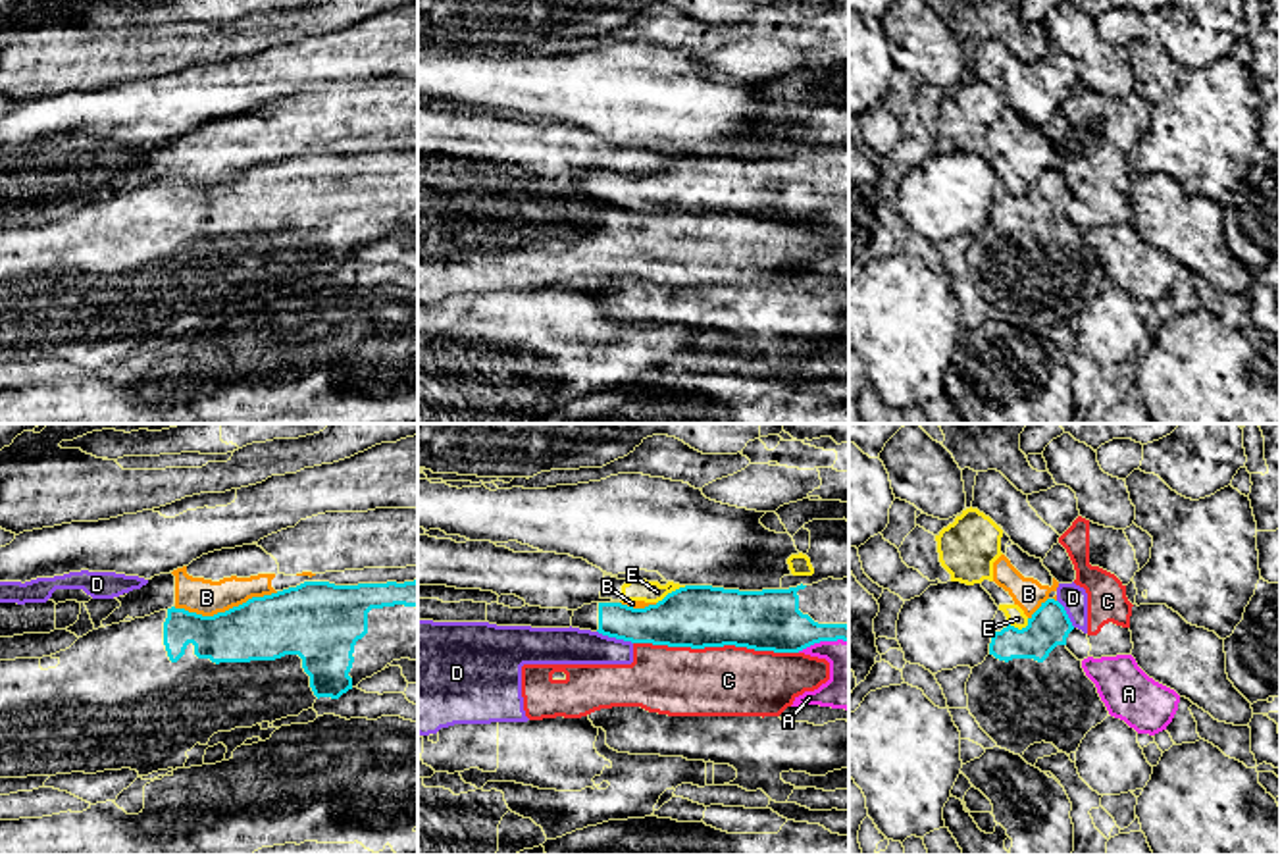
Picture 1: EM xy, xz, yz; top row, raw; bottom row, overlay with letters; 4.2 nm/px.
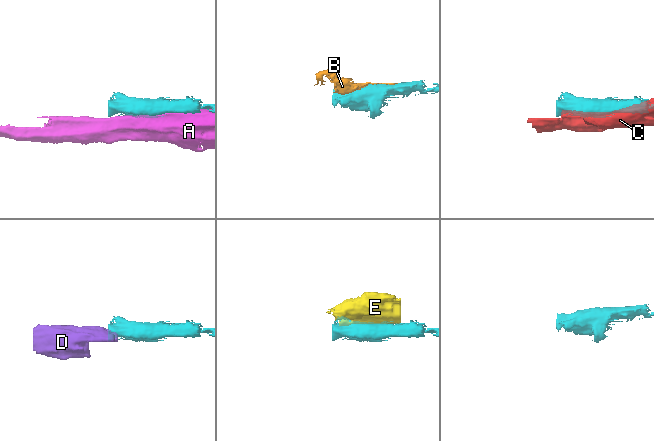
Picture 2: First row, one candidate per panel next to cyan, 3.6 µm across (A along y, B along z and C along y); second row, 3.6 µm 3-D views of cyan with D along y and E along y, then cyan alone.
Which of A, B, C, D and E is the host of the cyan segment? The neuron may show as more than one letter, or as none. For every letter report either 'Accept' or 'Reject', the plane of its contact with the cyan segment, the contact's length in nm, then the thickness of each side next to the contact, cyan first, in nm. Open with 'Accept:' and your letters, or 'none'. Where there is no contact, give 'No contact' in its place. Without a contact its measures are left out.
Accept: none
A: Reject. Touches cyan in xz. Shared border 220 nm. Thickness 260 nm (cyan) against 180 nm
B: Reject. Touches cyan in xy. Shared border 440 nm. Thickness 280 nm (cyan) against 150 nm
C: Reject. Touches cyan in xz. Shared border 700 nm. Thickness 260 nm (cyan) against 300 nm
D: Reject. Touches cyan in xz. Shared border 160 nm. Thickness 200 nm (cyan) against 160 nm
E: Reject. Touches cyan in xz. Shared border 150 nm. Thickness 260 nm (cyan) against 100 nm

